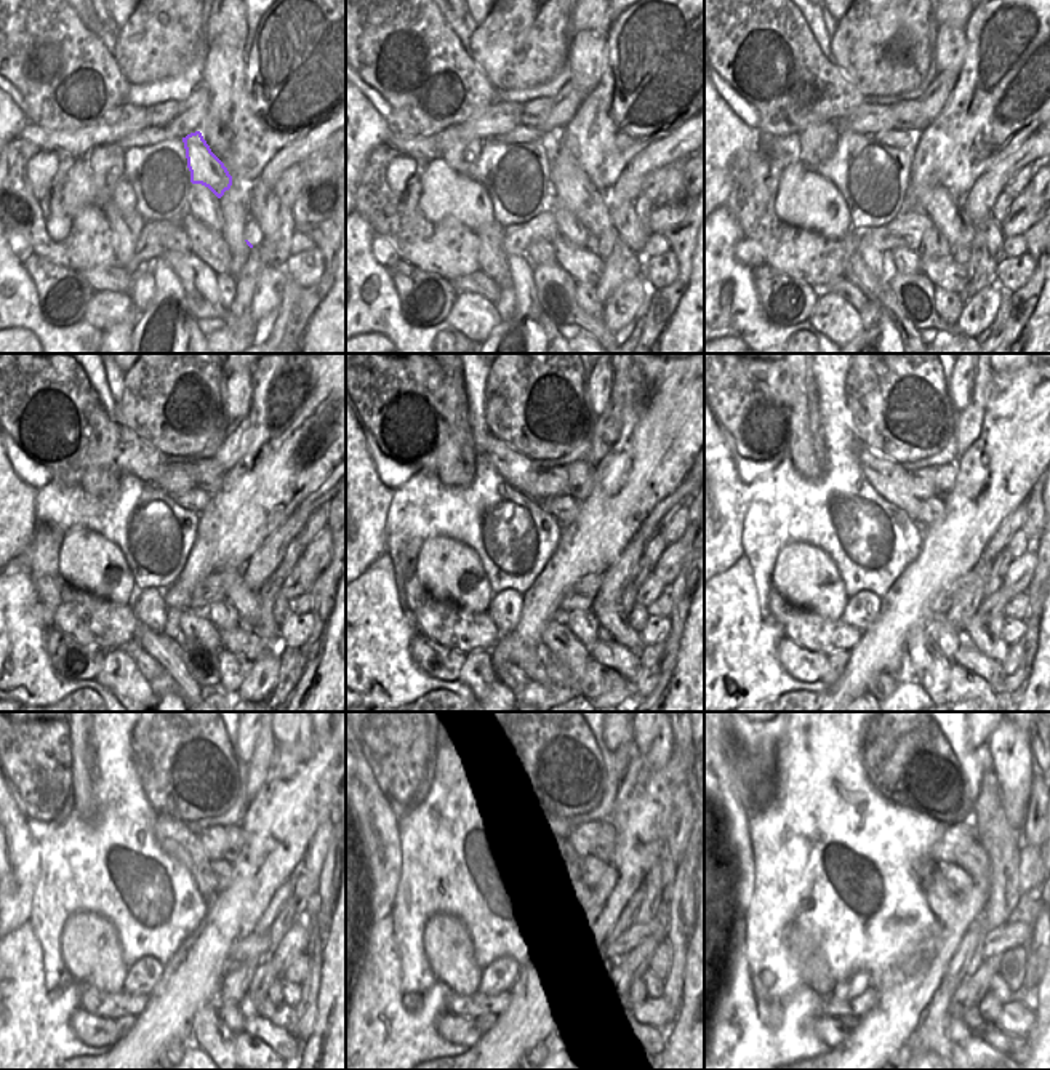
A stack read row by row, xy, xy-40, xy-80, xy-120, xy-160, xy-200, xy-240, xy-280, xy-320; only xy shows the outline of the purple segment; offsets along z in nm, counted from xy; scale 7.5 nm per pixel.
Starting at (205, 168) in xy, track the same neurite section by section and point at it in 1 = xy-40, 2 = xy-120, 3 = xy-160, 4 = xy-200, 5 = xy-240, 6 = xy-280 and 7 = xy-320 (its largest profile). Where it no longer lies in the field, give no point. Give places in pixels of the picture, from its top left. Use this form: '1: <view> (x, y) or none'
1: xy-40 (575, 192)
2: xy-120 (245, 602)
3: xy-160 (610, 616)
4: xy-200 (983, 640)
5: xy-240 (282, 1014)
6: xy-280 (655, 1016)
7: xy-320 (1015, 1018)

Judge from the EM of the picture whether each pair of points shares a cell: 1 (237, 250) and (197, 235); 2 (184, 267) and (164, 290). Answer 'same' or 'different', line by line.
1: different
2: different

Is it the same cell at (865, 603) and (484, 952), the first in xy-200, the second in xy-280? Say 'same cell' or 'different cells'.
different cells

